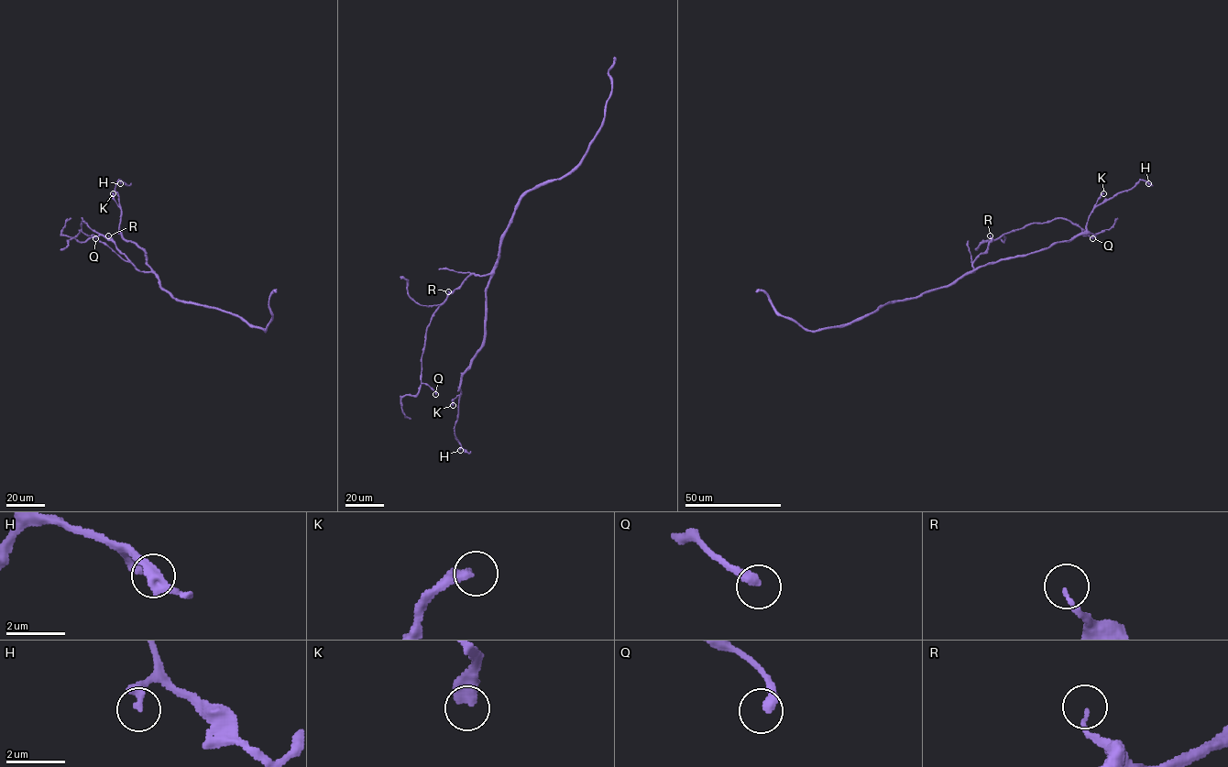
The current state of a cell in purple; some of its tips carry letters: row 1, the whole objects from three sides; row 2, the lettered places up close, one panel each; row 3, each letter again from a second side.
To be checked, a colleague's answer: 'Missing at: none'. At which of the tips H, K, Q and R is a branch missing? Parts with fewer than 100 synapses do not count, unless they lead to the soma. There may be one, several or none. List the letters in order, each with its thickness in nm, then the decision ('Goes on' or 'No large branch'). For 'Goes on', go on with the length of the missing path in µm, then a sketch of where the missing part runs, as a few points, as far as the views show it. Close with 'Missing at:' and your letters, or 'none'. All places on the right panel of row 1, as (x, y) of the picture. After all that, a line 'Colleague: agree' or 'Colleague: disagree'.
H: Thickness 280 nm. No large branch
K: Thickness 440 nm. No large branch
Q: Thickness 320 nm. No large branch
R: Thickness 130 nm. No large branch
Missing at: none
Colleague: agree

